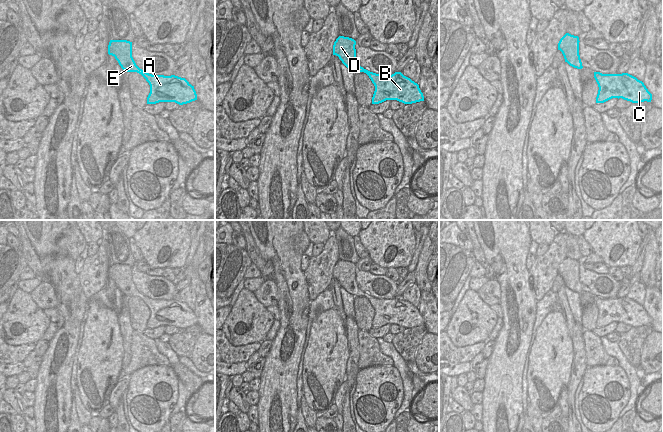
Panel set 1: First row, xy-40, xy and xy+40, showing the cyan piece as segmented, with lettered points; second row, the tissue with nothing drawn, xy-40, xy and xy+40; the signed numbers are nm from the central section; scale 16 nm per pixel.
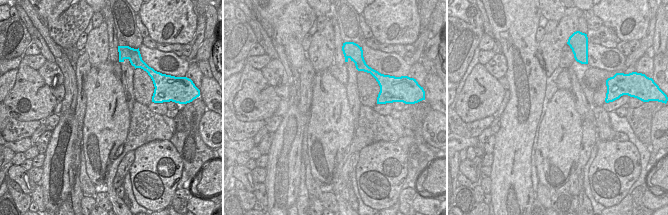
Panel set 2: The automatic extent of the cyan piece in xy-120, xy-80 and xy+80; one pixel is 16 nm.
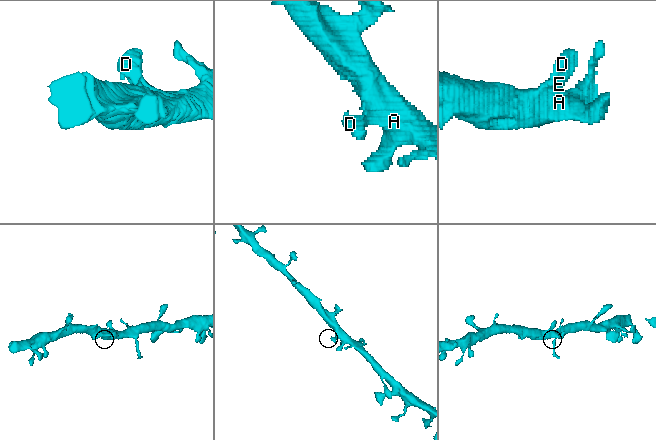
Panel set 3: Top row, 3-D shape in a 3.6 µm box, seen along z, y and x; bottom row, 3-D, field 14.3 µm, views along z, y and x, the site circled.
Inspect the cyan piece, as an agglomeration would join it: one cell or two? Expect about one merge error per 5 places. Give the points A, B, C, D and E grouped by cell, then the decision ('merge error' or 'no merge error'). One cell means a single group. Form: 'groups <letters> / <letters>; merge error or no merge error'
groups A B C D E; no merge error

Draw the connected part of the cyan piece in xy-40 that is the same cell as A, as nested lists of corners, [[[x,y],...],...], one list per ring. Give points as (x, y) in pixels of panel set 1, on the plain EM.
[[[110,264],[108,278],[115,281],[126,296],[141,298],[150,309],[147,328],[175,326],[179,329],[197,324],[197,318],[185,302],[175,299],[152,299],[140,293],[132,281],[132,266],[127,264]]]

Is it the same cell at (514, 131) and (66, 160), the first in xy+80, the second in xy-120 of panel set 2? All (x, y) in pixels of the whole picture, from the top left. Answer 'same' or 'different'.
same

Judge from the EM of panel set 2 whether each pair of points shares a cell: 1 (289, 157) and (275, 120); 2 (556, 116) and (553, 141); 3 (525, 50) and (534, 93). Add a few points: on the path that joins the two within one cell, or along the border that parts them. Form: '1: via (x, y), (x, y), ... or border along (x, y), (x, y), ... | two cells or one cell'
1: border along (283, 116), (278, 128), (274, 132) | two cells
2: via (556, 122), (556, 135) | one cell
3: via (525, 61), (527, 82) | one cell

